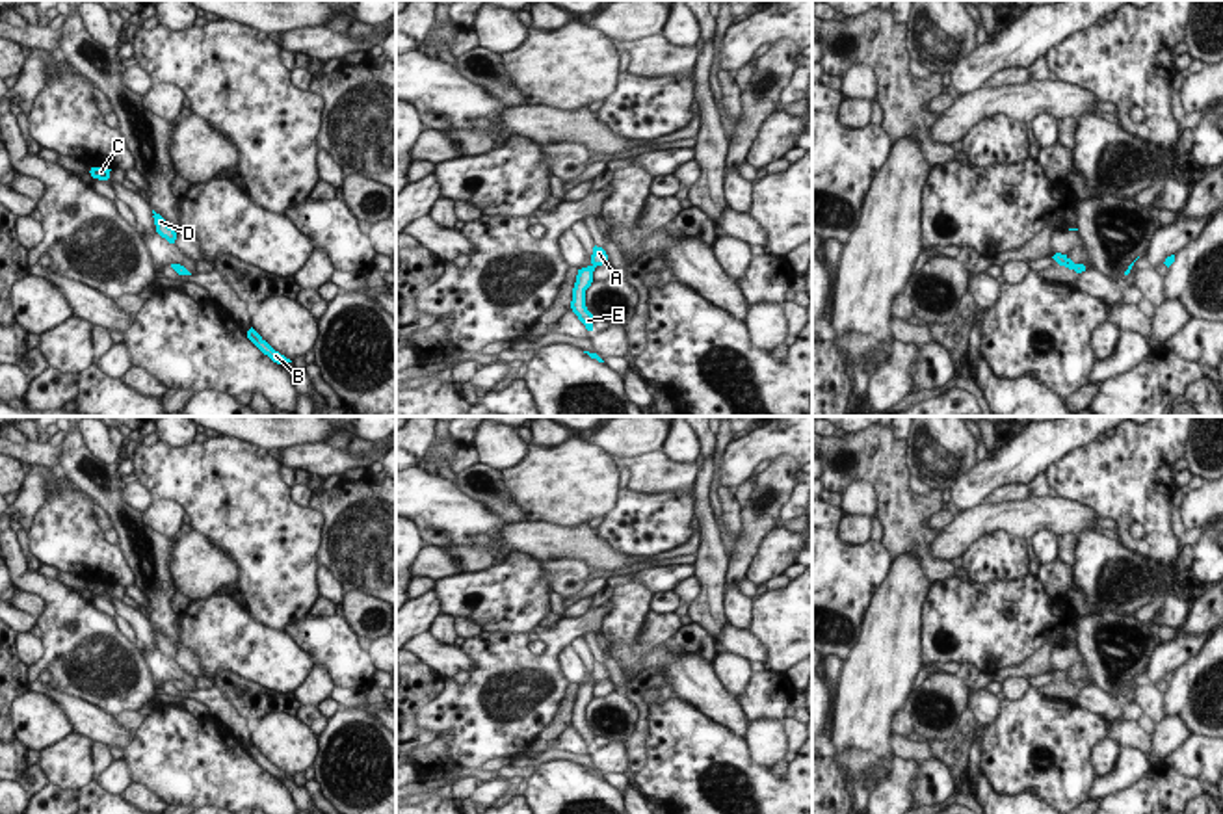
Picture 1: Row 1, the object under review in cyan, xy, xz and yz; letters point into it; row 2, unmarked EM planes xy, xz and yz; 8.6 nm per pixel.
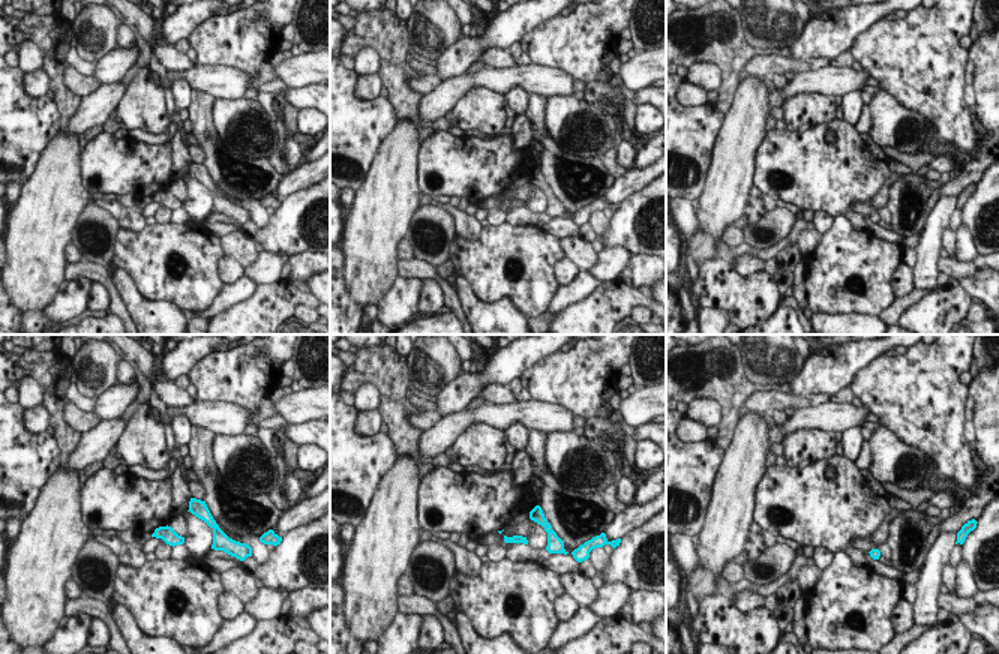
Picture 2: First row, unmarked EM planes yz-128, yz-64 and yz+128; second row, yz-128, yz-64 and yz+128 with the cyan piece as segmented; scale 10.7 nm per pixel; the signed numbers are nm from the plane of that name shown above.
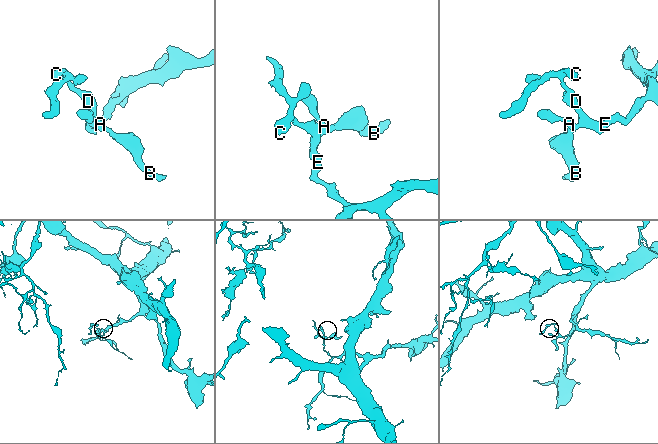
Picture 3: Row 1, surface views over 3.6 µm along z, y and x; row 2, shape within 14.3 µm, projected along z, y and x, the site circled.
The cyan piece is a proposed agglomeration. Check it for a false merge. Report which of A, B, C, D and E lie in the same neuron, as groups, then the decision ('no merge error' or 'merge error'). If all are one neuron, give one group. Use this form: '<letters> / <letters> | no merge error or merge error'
A B C D E | no merge error

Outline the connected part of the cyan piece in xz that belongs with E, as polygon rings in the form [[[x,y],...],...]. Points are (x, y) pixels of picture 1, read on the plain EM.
[[[593,663],[591,680],[587,684],[578,686],[576,699],[572,704],[571,725],[578,732],[578,736],[585,742],[587,747],[593,747],[593,730],[585,723],[585,706],[593,699],[593,688],[597,682],[608,680],[608,671],[602,663]]]

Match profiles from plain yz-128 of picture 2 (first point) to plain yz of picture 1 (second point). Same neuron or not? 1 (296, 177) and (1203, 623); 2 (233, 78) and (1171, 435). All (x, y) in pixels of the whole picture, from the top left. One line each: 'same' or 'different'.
1: different
2: different

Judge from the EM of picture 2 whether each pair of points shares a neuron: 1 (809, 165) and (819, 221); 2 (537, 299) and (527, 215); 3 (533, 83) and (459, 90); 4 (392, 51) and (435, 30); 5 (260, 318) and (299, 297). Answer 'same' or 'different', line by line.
1: different
2: different
3: same
4: different
5: same

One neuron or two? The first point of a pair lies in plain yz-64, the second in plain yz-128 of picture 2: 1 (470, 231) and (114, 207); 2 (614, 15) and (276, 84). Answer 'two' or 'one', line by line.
1: one
2: two

